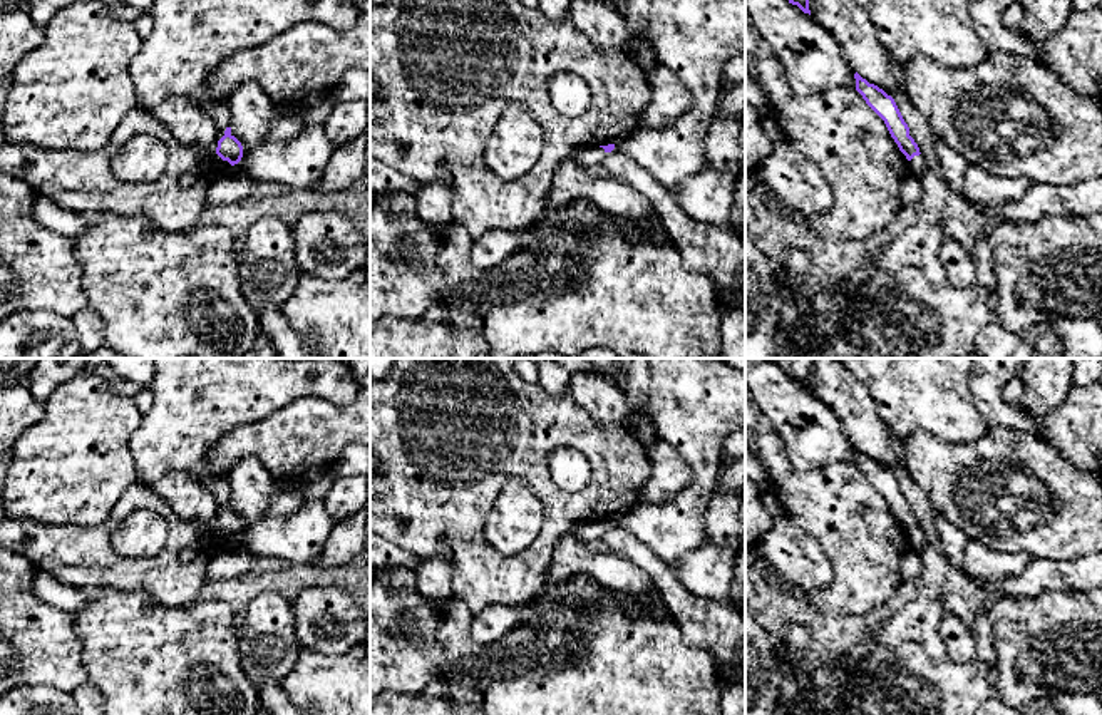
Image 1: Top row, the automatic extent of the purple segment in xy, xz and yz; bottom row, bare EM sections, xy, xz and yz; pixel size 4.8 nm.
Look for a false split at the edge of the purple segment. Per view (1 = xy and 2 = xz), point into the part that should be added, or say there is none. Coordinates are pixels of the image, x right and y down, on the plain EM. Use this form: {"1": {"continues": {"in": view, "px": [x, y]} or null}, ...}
{"1": {"continues": {"in": "xy", "px": [213, 541]}}, "2": {"continues": {"in": "xz", "px": [587, 531]}}}

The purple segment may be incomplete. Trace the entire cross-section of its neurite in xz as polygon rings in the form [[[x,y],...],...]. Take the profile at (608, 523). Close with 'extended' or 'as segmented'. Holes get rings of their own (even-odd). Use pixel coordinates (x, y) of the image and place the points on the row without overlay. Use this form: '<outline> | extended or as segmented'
[[[615,519],[608,521],[583,521],[576,526],[571,527],[571,531],[576,534],[576,538],[590,544],[591,541],[598,539],[603,536],[606,527],[611,527],[615,524]]] | extended

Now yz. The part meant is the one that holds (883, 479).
[[[857,447],[854,449],[854,454],[856,466],[863,471],[866,479],[884,496],[891,512],[898,519],[899,526],[906,531],[909,549],[921,553],[926,538],[919,527],[918,519],[909,511],[909,502],[904,497],[894,474],[878,460],[869,459]]] | extended

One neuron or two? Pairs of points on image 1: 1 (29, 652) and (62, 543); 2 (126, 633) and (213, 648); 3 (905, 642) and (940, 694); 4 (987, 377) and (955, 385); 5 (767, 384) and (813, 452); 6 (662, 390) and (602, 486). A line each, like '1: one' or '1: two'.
1: two
2: one
3: one
4: two
5: one
6: two

